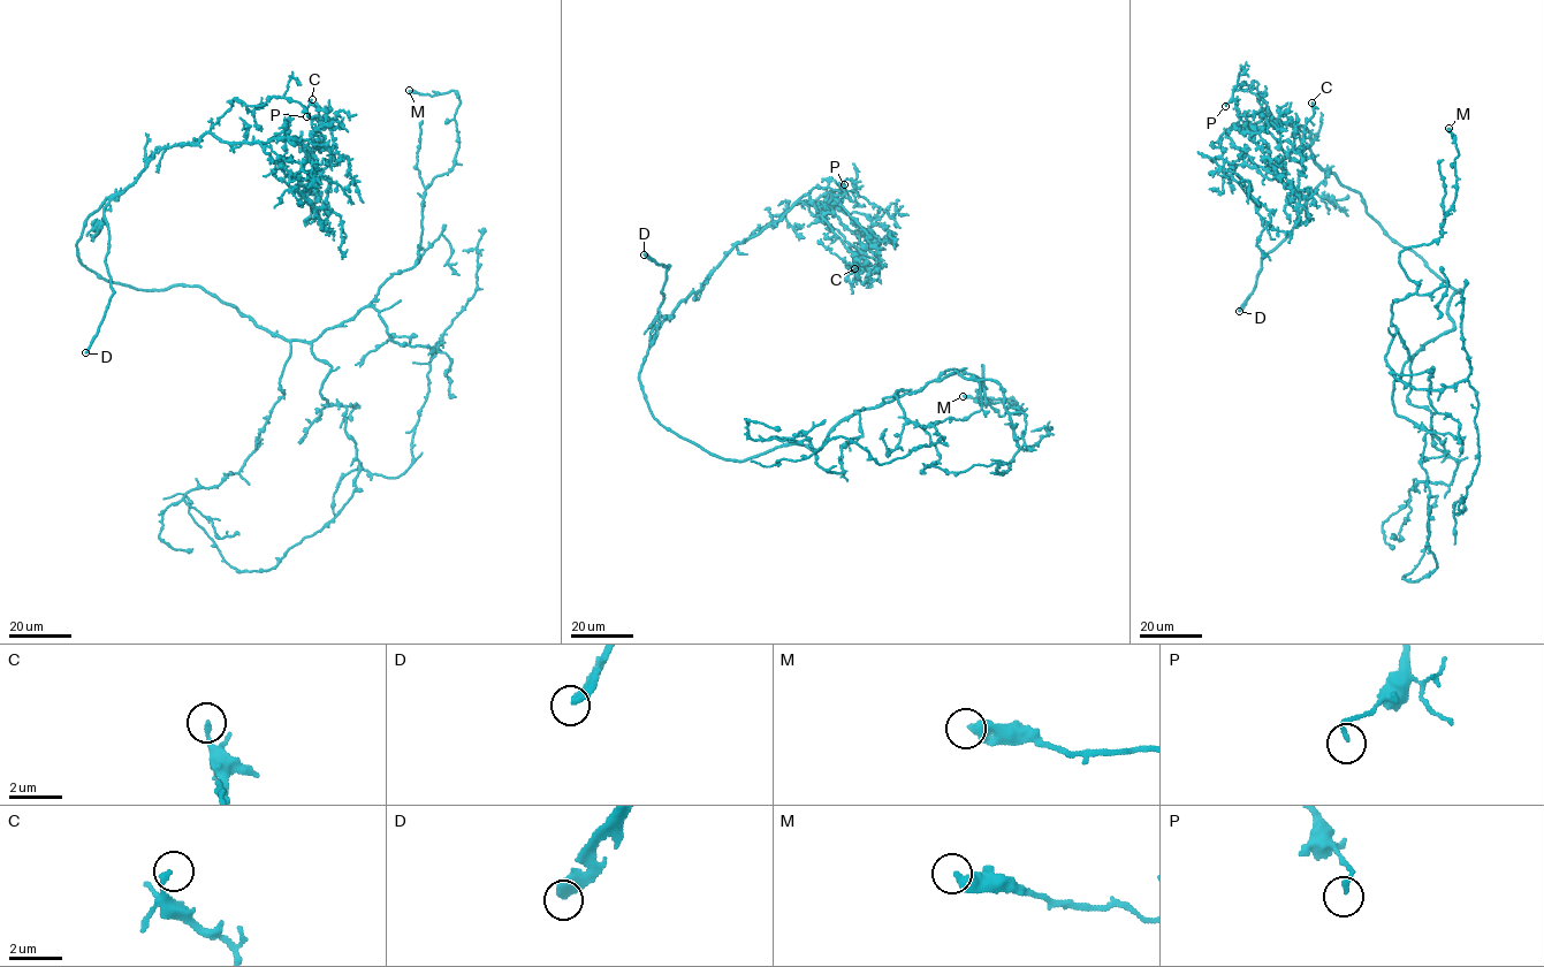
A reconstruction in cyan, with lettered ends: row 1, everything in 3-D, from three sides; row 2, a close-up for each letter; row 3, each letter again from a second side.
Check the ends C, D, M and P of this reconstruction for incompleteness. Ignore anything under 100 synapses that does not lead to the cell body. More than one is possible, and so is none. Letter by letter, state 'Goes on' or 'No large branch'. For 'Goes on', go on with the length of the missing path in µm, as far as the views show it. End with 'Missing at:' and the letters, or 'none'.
C: No large branch
D: Goes on. Missing length about 30 µm
M: No large branch
P: No large branch
Missing at: D

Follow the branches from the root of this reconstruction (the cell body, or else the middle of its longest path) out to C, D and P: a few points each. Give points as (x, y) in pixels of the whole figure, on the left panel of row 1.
C: (183, 286), (99, 276), (78, 256), (84, 220), (157, 149), (207, 132), (312, 152), (312, 99)
D: (183, 286), (137, 290), (82, 264), (76, 246), (84, 222), (108, 198), (105, 261), (113, 294), (85, 352)
P: (183, 286), (99, 276), (78, 256), (84, 220), (157, 149), (197, 143), (234, 98), (284, 97), (306, 116)

